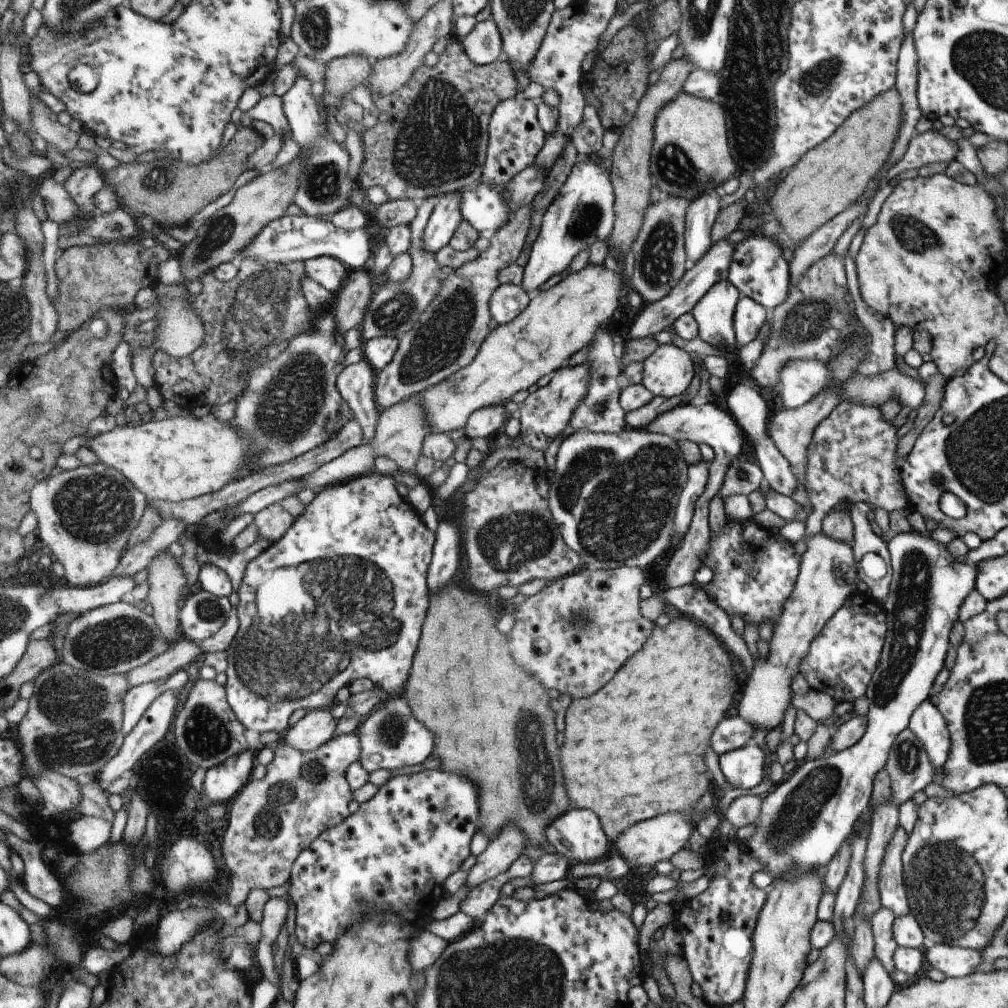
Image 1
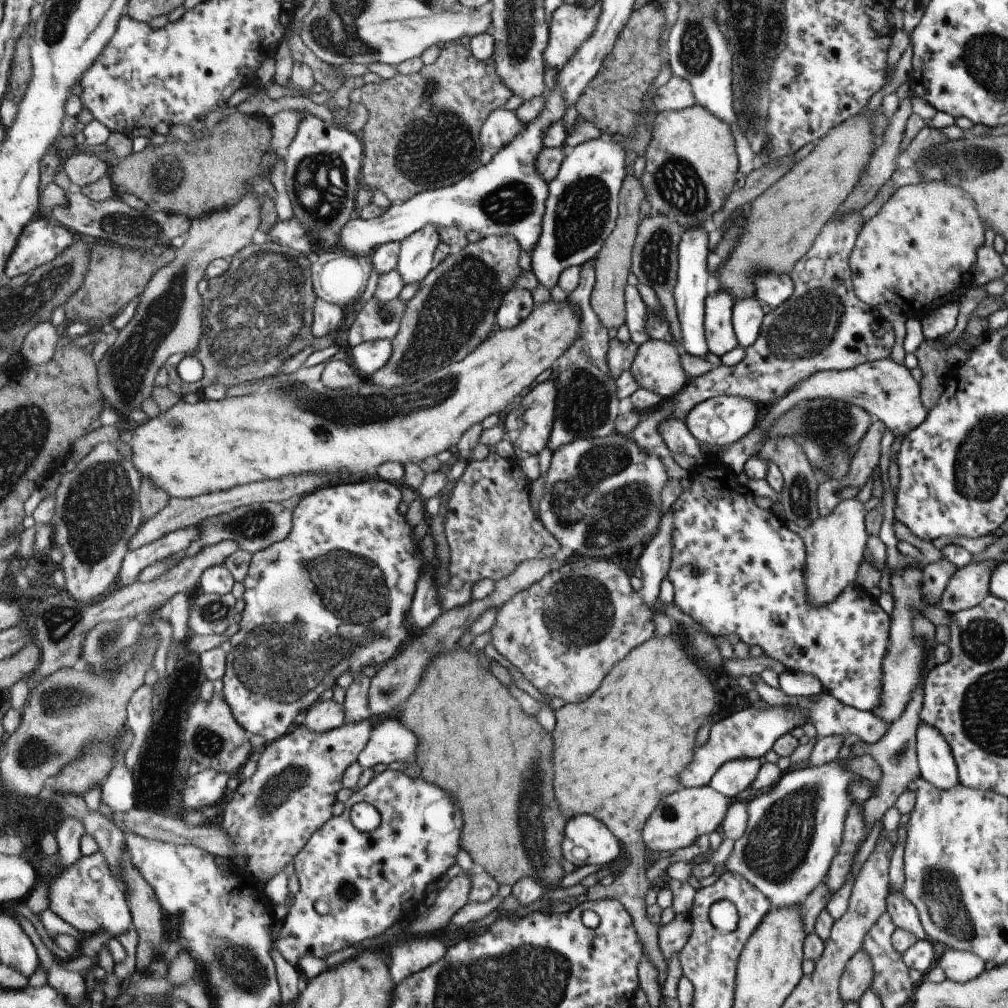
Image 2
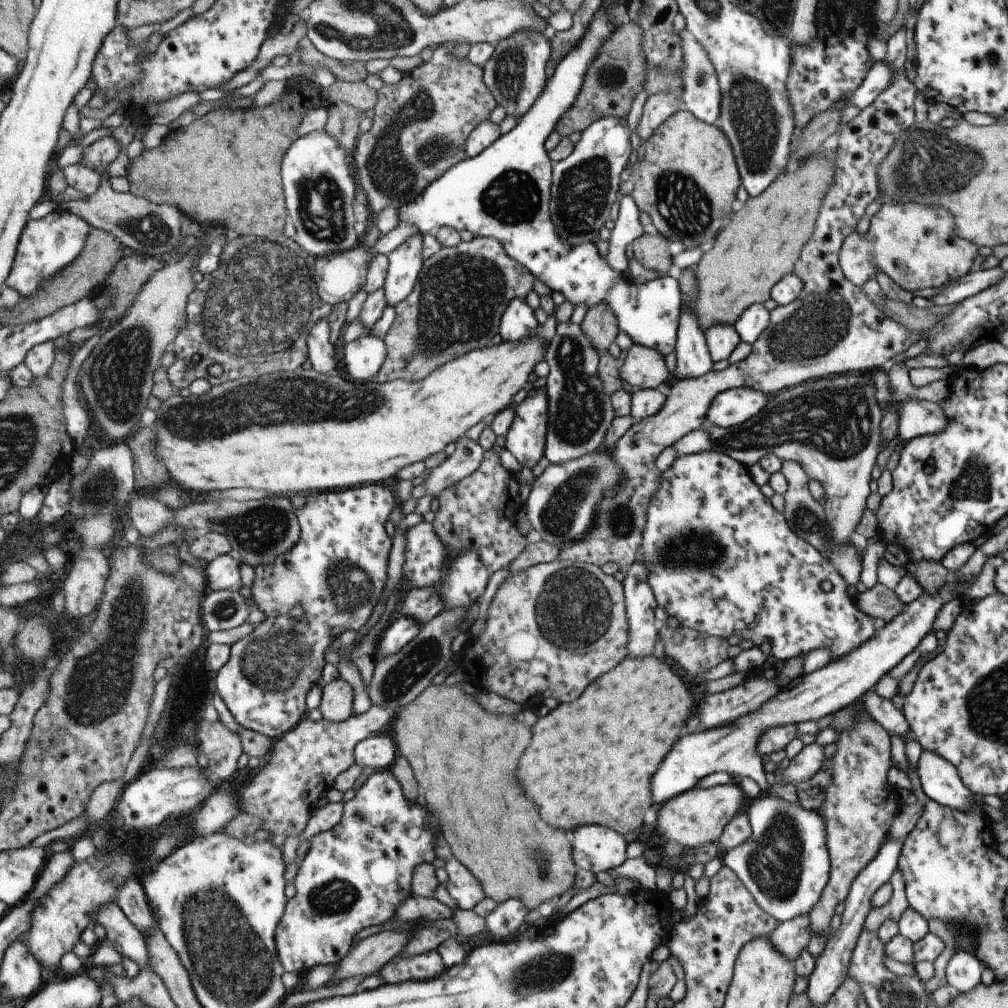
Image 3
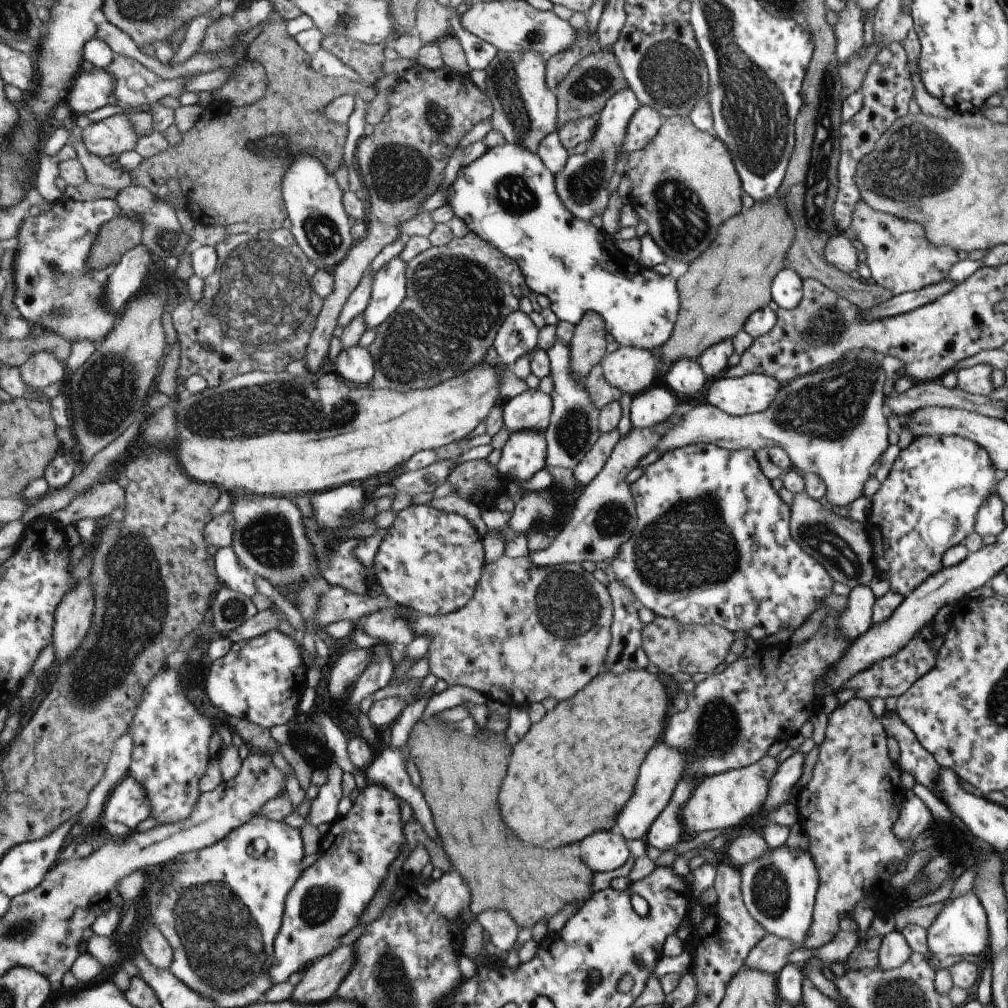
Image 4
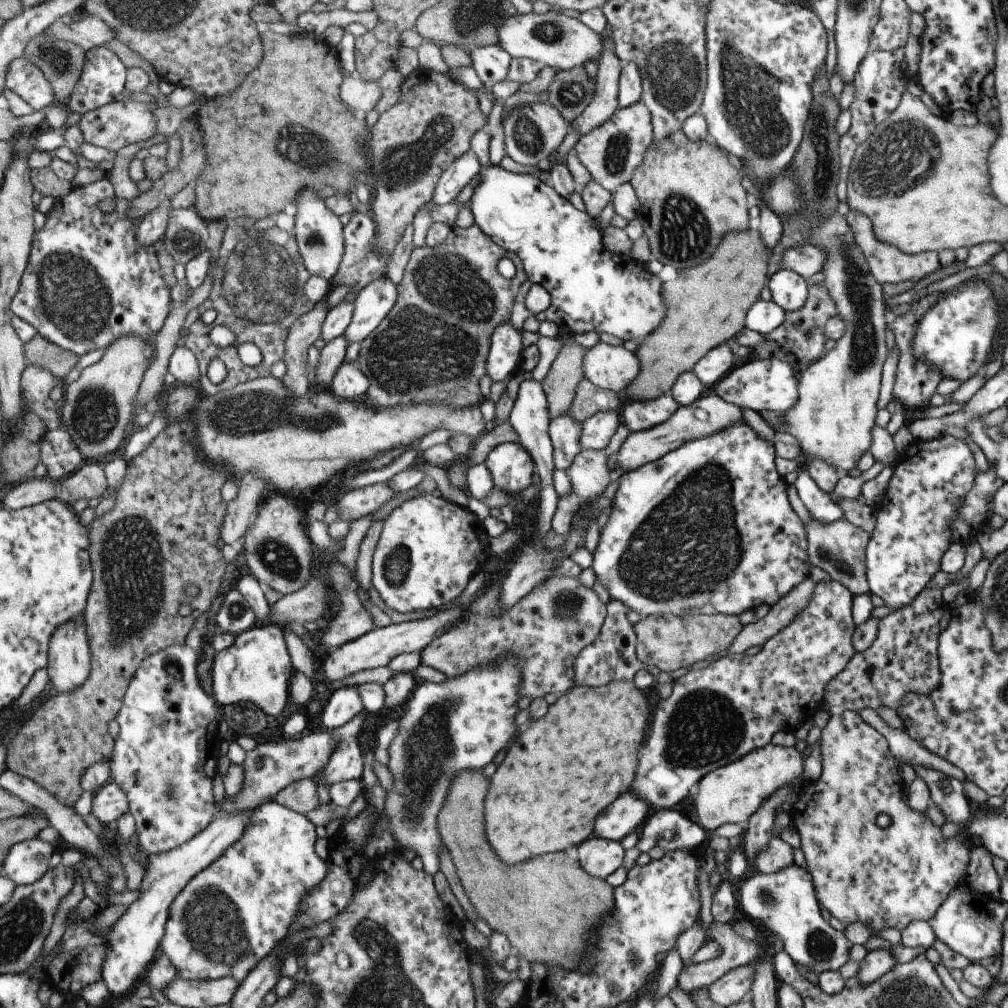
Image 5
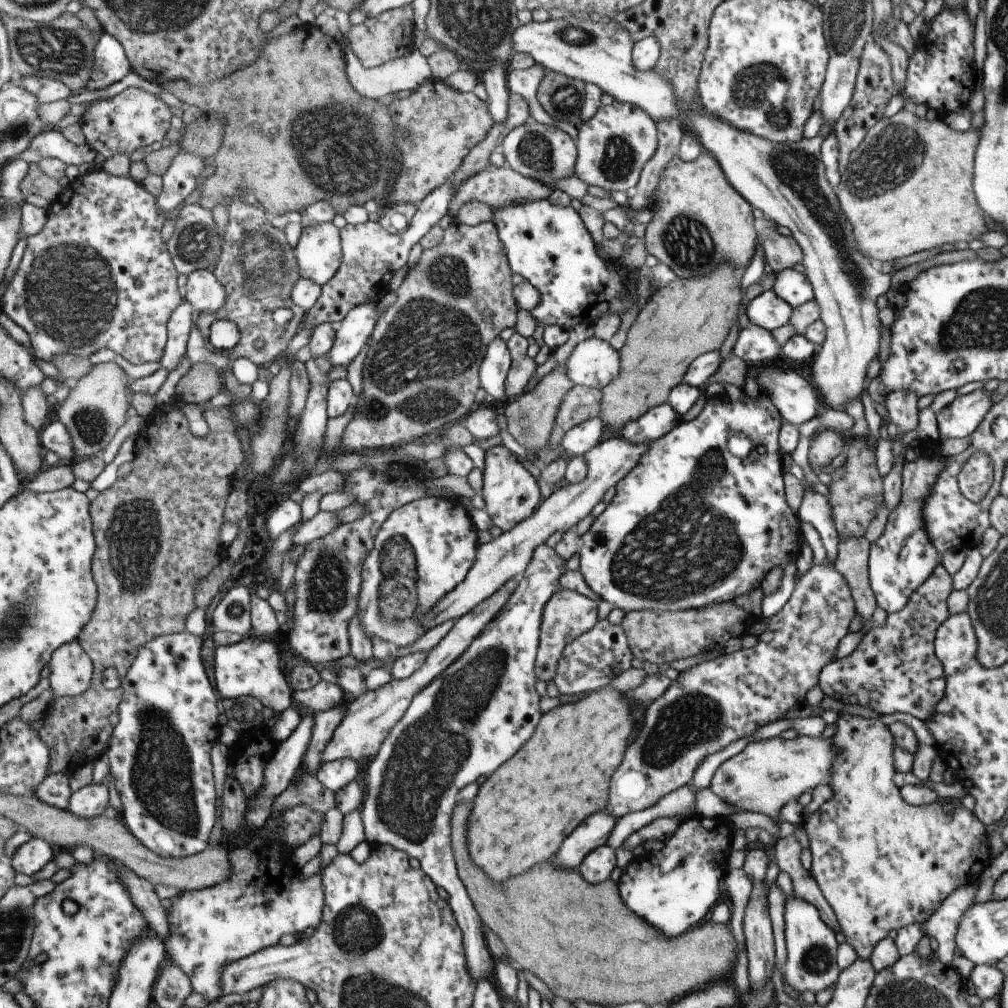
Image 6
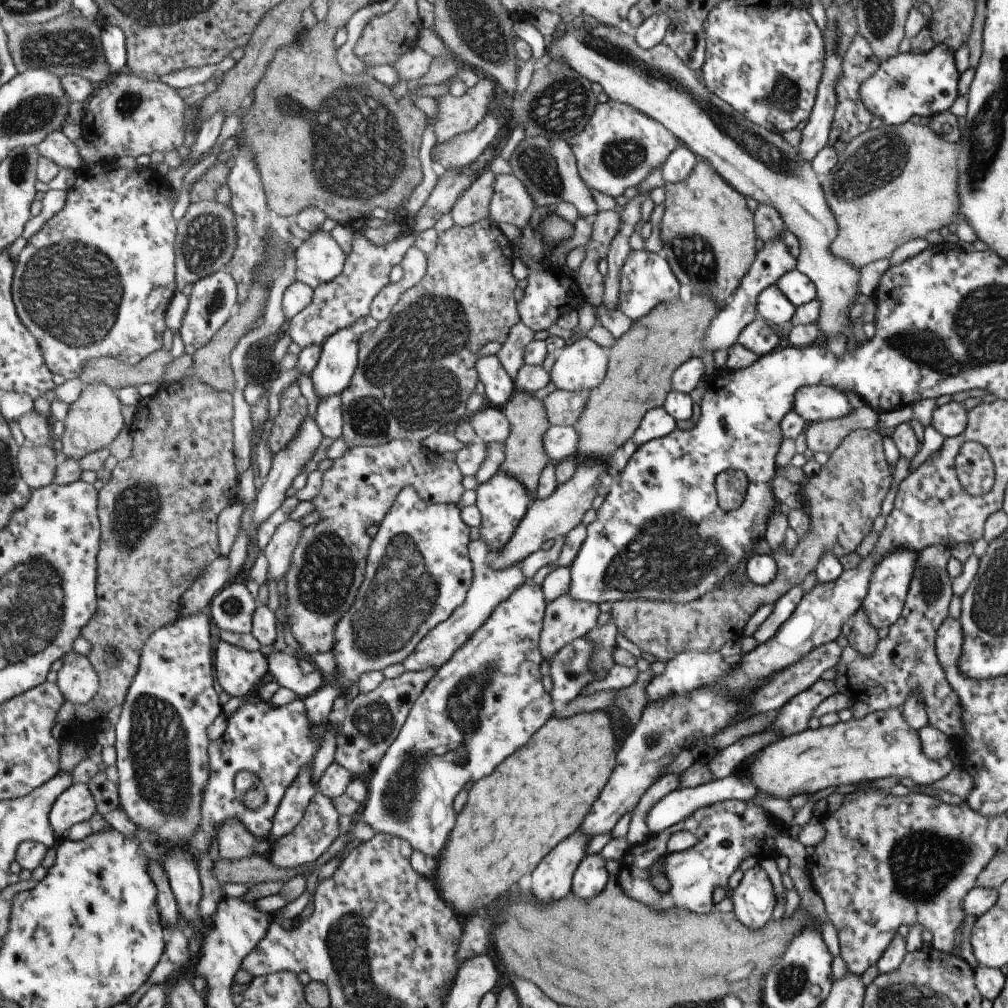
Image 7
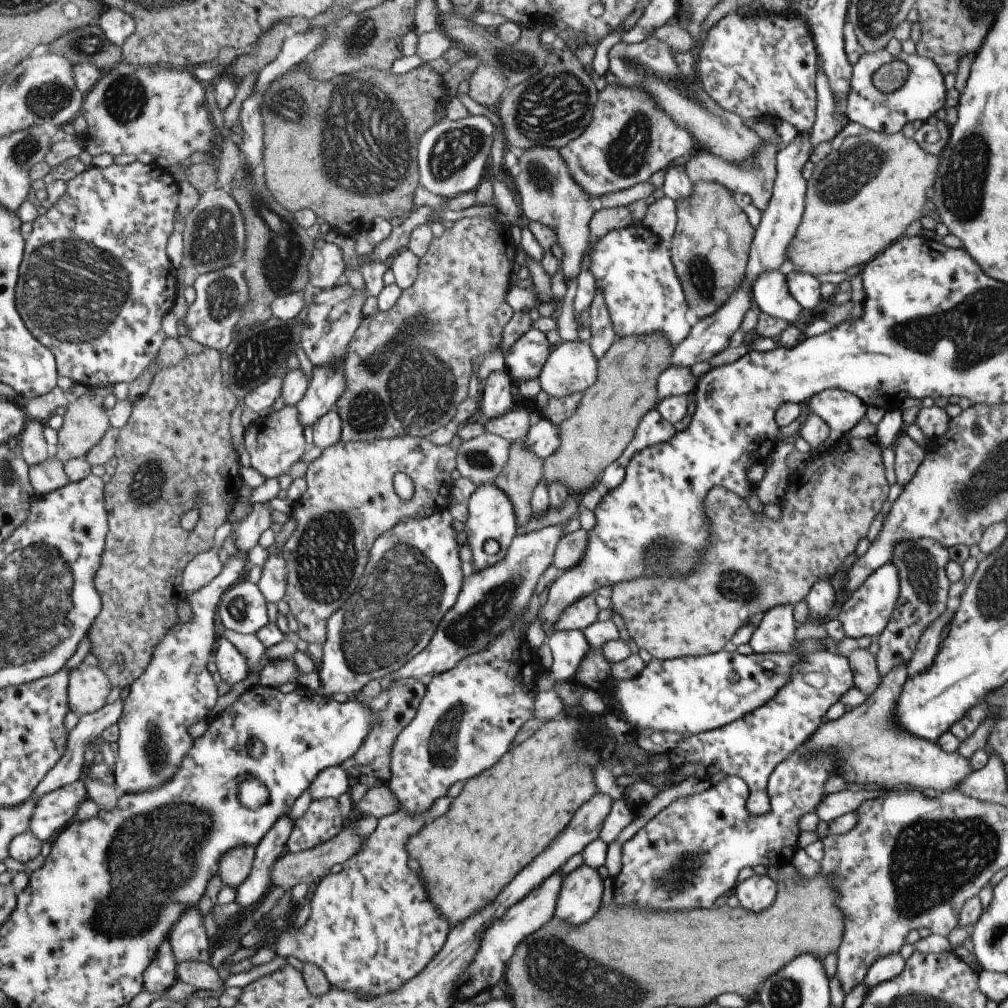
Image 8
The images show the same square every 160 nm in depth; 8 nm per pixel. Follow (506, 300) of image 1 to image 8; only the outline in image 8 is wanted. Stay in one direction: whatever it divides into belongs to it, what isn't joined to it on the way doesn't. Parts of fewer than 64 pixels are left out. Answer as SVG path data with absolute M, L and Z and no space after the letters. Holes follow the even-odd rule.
M505 369L490 373L482 390L482 399L479 409L482 412L482 421L501 416L515 406L513 385L509 372Z

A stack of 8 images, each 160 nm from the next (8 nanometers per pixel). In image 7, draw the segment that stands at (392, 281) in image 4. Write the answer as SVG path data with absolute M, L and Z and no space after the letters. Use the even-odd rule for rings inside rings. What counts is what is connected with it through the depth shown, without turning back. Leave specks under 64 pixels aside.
M369 314L356 320L351 326L338 330L324 342L321 360L311 373L313 388L320 398L319 402L331 395L341 395L346 388L349 388L360 365L360 340L365 333L376 329L379 323Z

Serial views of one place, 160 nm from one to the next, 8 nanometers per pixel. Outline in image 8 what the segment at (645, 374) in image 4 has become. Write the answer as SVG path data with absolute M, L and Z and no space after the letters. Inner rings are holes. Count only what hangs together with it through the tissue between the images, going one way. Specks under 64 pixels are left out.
M565 341L549 355L539 377L549 397L564 397L591 388L598 369L599 360L589 343Z

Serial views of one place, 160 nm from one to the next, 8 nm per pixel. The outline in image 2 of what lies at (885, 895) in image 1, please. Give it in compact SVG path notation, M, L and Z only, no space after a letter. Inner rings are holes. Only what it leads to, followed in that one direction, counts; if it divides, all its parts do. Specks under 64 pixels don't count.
M889 886L886 894L886 913L895 927L912 932L918 939L925 938L915 907L899 891L889 891Z

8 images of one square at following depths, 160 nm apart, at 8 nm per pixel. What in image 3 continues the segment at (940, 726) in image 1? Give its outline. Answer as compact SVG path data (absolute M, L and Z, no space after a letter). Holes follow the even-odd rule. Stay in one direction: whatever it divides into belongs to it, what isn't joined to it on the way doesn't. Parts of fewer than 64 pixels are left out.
M921 751L916 773L922 791L941 806L957 810L974 807L973 794L961 782L955 767L936 752Z

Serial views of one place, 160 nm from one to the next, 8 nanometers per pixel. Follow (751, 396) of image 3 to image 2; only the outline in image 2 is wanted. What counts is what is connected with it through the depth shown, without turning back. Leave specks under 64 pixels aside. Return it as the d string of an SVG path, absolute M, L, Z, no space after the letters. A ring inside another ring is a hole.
M721 395L710 397L696 404L684 416L683 422L691 436L698 440L699 443L723 448L751 431L759 420L762 411L763 409L755 405L752 400L733 395Z

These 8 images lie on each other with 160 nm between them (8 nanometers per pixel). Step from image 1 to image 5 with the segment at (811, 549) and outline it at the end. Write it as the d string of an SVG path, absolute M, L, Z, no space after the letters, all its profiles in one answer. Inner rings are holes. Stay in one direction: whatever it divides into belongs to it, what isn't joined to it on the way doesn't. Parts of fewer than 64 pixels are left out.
M840 209L829 217L823 217L820 226L806 235L807 244L819 247L826 254L821 270L825 278L821 284L833 299L836 315L844 320L844 333L836 340L833 350L825 352L818 361L796 374L796 405L780 413L781 424L772 428L774 434L792 436L805 460L825 461L839 475L847 475L846 472L855 468L857 460L869 450L869 432L875 424L881 366L887 356L882 285L868 274L863 253L852 241L844 214ZM706 391L694 403L687 406L678 405L677 410L664 423L642 431L631 431L621 444L617 454L615 456L607 455L606 466L609 470L612 466L619 464L619 466L626 468L626 472L632 471L645 463L661 458L673 449L679 448L685 441L711 436L741 420L742 412L738 406L726 403L718 396Z

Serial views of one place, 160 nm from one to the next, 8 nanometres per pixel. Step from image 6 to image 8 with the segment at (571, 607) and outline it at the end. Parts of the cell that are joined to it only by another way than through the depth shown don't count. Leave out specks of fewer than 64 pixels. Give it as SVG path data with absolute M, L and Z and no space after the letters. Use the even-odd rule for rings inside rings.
M591 594L568 606L552 626L550 634L572 630L584 631L595 622L595 618L597 618L597 606Z

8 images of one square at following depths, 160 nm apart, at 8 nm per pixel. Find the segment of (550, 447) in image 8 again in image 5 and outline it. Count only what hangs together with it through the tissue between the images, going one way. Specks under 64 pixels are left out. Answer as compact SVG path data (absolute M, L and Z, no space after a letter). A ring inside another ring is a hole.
M597 411L584 422L582 445L584 449L601 450L607 446L609 438L618 426L619 413Z

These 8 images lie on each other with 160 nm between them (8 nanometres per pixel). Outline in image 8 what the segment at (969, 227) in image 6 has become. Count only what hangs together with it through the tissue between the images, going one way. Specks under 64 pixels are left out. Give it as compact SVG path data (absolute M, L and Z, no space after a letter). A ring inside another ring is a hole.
M867 131L863 135L854 135L846 137L838 148L837 152L831 152L822 158L818 163L811 177L806 180L806 193L804 196L804 209L802 212L802 219L797 225L797 230L793 240L788 246L788 266L785 271L799 271L815 276L815 274L825 274L827 272L843 272L847 268L853 266L862 267L868 263L873 257L883 252L891 243L904 236L906 228L913 222L925 214L925 200L931 196L931 188L934 185L934 180L937 178L937 167L939 157L938 155L931 155L923 151L913 137L906 137L901 131L893 134L878 133L877 131Z

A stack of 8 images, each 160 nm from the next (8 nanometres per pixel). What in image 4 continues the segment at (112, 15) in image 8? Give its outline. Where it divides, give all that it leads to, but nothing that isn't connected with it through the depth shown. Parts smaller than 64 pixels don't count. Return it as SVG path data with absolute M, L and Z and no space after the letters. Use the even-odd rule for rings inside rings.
M94 67L90 72L81 70L81 74L72 84L66 102L73 114L85 115L107 106L109 94L116 88L116 80L113 80L113 74L107 68Z

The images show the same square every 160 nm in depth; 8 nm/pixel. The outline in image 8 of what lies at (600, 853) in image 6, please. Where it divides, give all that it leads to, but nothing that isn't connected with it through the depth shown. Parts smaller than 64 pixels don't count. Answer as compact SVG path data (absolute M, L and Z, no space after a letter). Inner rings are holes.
M584 864L565 877L556 916L572 925L591 920L600 908L601 894L603 886L599 874Z

